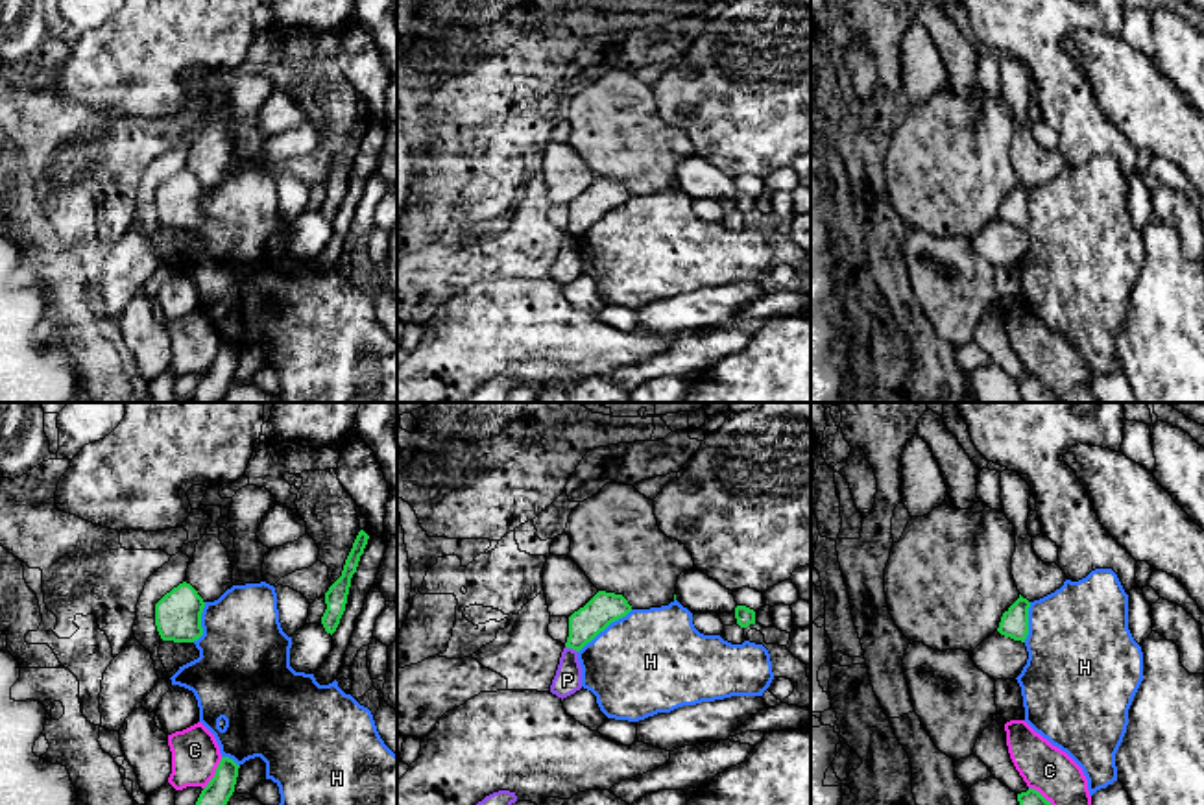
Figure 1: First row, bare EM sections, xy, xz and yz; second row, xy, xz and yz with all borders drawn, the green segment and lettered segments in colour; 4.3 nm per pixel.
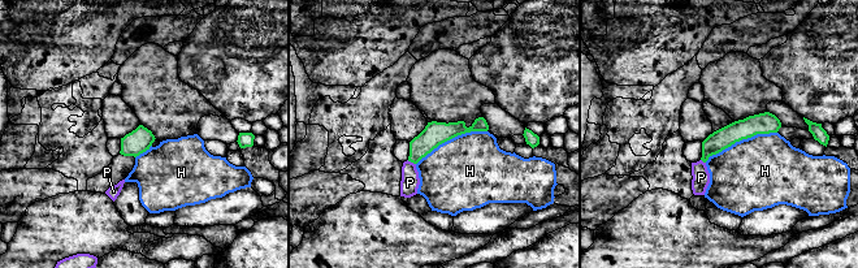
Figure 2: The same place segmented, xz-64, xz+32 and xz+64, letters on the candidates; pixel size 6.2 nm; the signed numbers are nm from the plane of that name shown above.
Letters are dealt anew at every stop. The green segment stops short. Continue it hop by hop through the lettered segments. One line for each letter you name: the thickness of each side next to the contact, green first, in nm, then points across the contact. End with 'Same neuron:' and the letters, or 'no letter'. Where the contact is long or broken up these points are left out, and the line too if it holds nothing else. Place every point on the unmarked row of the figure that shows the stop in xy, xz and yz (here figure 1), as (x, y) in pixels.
Same neuron: no letter

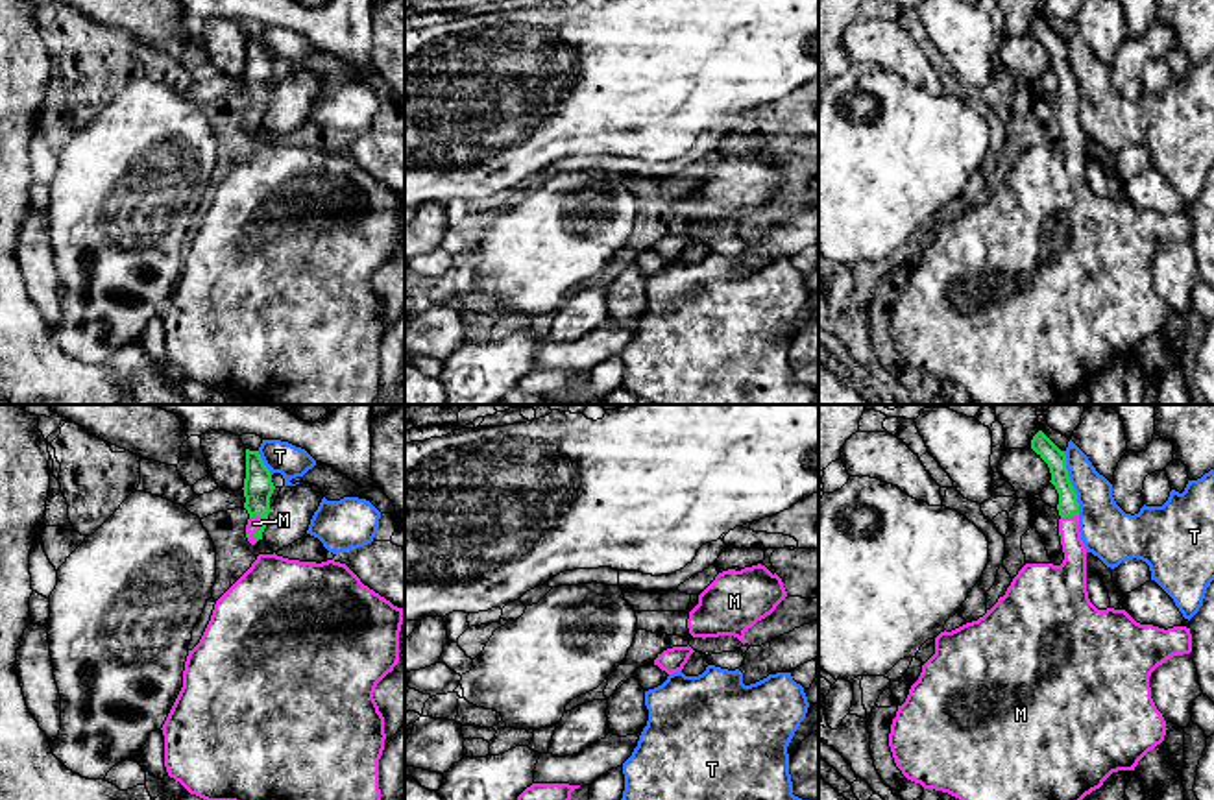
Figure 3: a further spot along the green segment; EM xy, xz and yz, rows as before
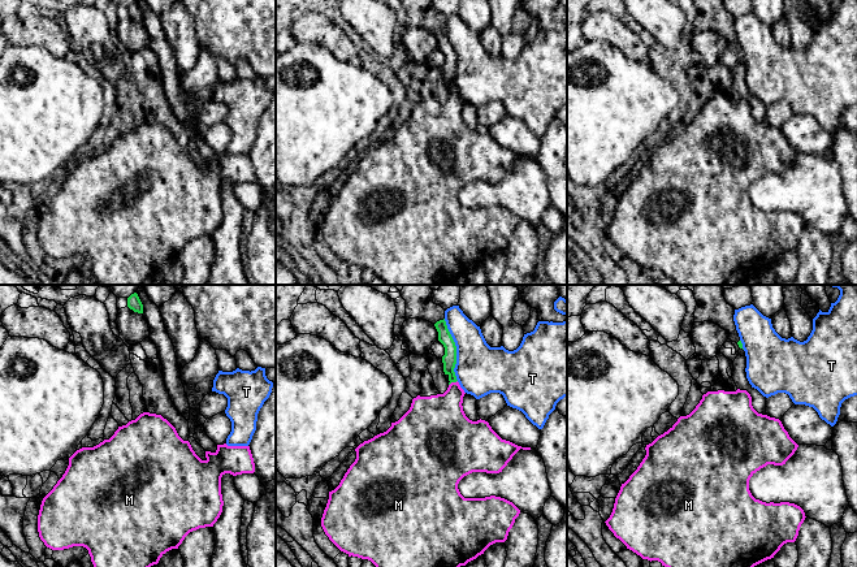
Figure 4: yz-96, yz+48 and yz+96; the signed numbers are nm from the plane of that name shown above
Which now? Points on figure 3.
M: Thickness 130 nm (green) against 60 nm. Path across: xy (257, 74), (261, 113), (254, 109)
Same neuron: M

